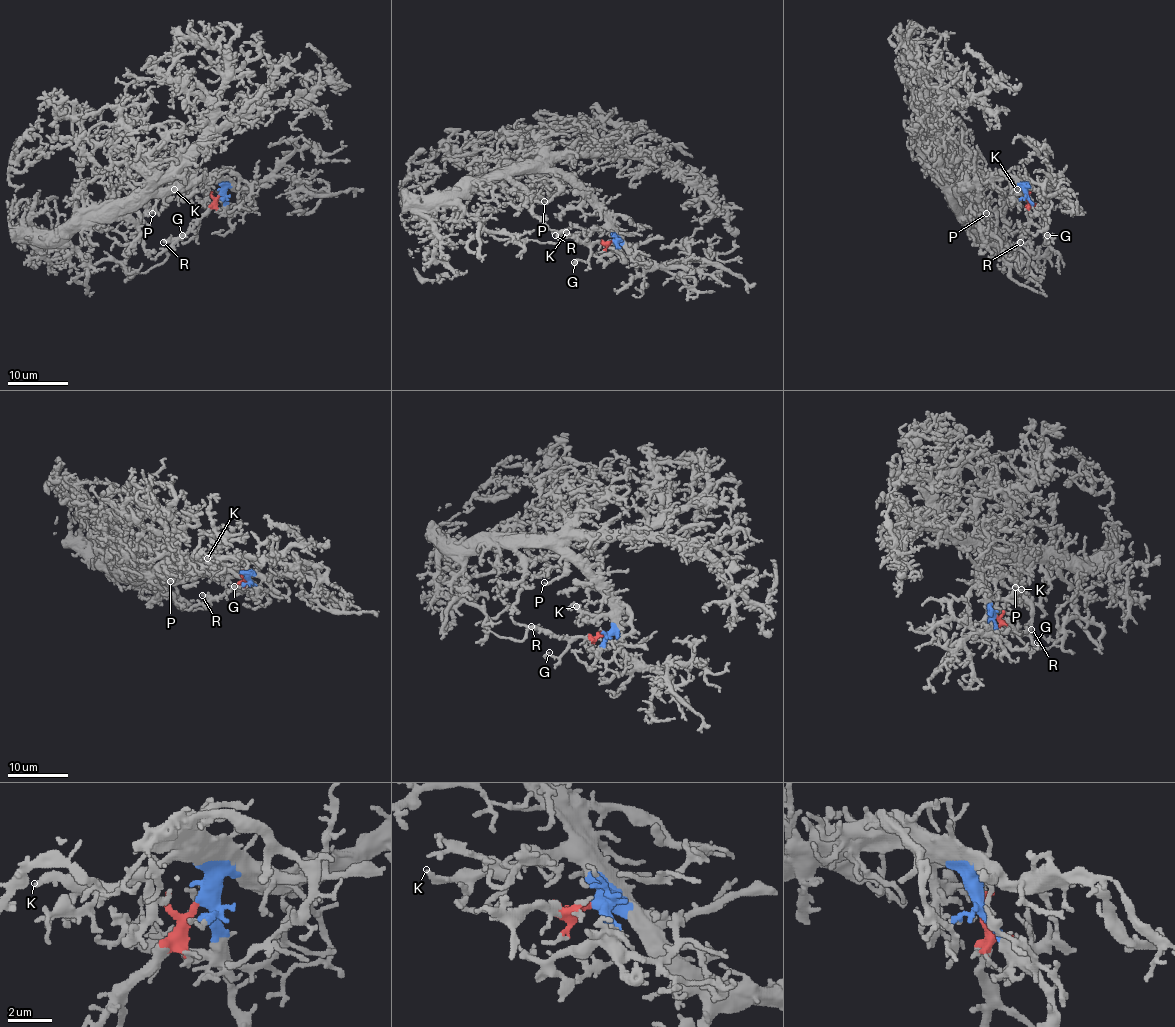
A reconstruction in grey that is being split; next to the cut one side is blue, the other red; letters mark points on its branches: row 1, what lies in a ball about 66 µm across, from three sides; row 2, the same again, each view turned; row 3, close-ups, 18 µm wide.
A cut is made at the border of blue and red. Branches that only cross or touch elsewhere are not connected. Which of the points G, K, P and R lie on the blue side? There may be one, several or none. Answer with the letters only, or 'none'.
K, P

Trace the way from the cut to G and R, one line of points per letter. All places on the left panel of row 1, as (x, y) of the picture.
G: (219, 196), (199, 221), (194, 235), (184, 242), (182, 235)
R: (219, 196), (217, 202), (185, 233), (163, 242)

